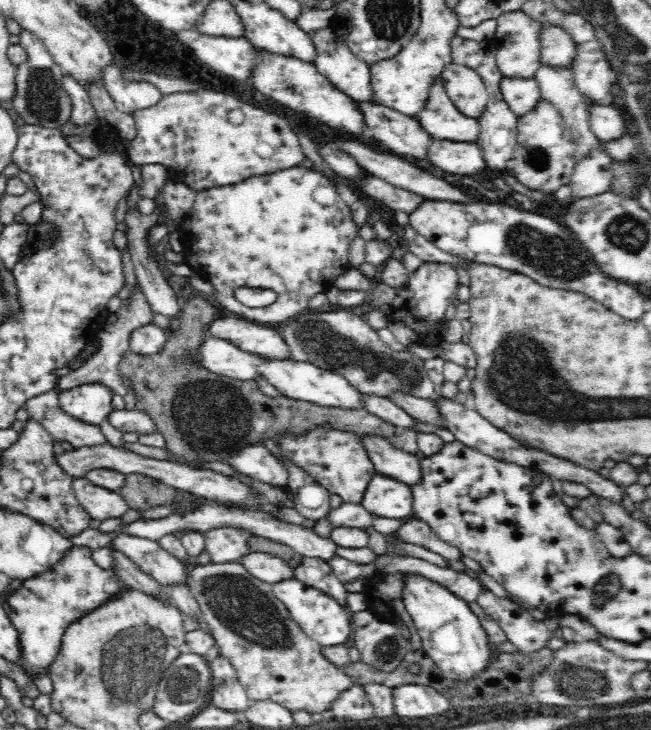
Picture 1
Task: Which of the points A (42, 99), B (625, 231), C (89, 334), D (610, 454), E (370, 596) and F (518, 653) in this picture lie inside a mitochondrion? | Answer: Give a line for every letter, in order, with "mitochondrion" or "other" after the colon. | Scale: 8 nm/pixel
A: mitochondrion
B: mitochondrion
C: other
D: other
E: other
F: other

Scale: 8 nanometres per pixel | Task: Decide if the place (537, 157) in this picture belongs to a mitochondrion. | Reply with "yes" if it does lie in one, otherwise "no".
yes

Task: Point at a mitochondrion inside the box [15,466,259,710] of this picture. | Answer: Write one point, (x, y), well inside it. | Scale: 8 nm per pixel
(131, 654)

